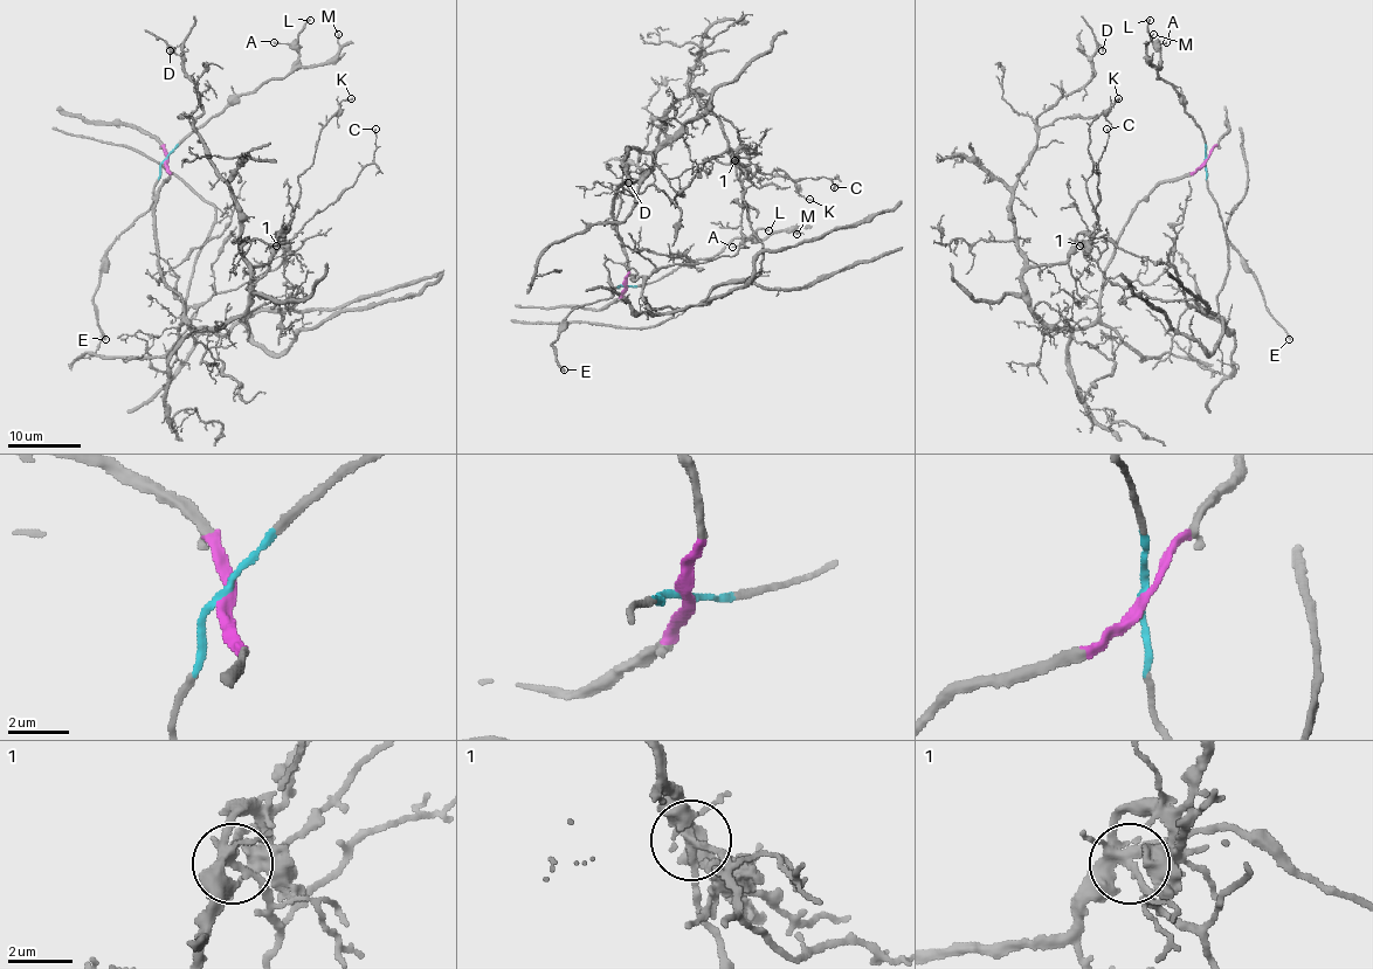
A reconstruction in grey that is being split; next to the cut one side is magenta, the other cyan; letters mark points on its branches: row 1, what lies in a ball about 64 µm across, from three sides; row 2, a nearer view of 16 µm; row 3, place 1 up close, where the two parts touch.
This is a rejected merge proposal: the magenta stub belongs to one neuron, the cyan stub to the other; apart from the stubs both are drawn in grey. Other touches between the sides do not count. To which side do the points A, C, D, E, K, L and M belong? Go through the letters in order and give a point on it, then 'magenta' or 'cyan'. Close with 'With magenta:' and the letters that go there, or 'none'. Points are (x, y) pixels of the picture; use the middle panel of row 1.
A: at (732, 247); cyan
C: at (834, 187); magenta
D: at (628, 182); magenta
E: at (564, 369); cyan
K: at (809, 199); magenta
L: at (768, 230); cyan
M: at (797, 234); cyan
With magenta: C, D, K

